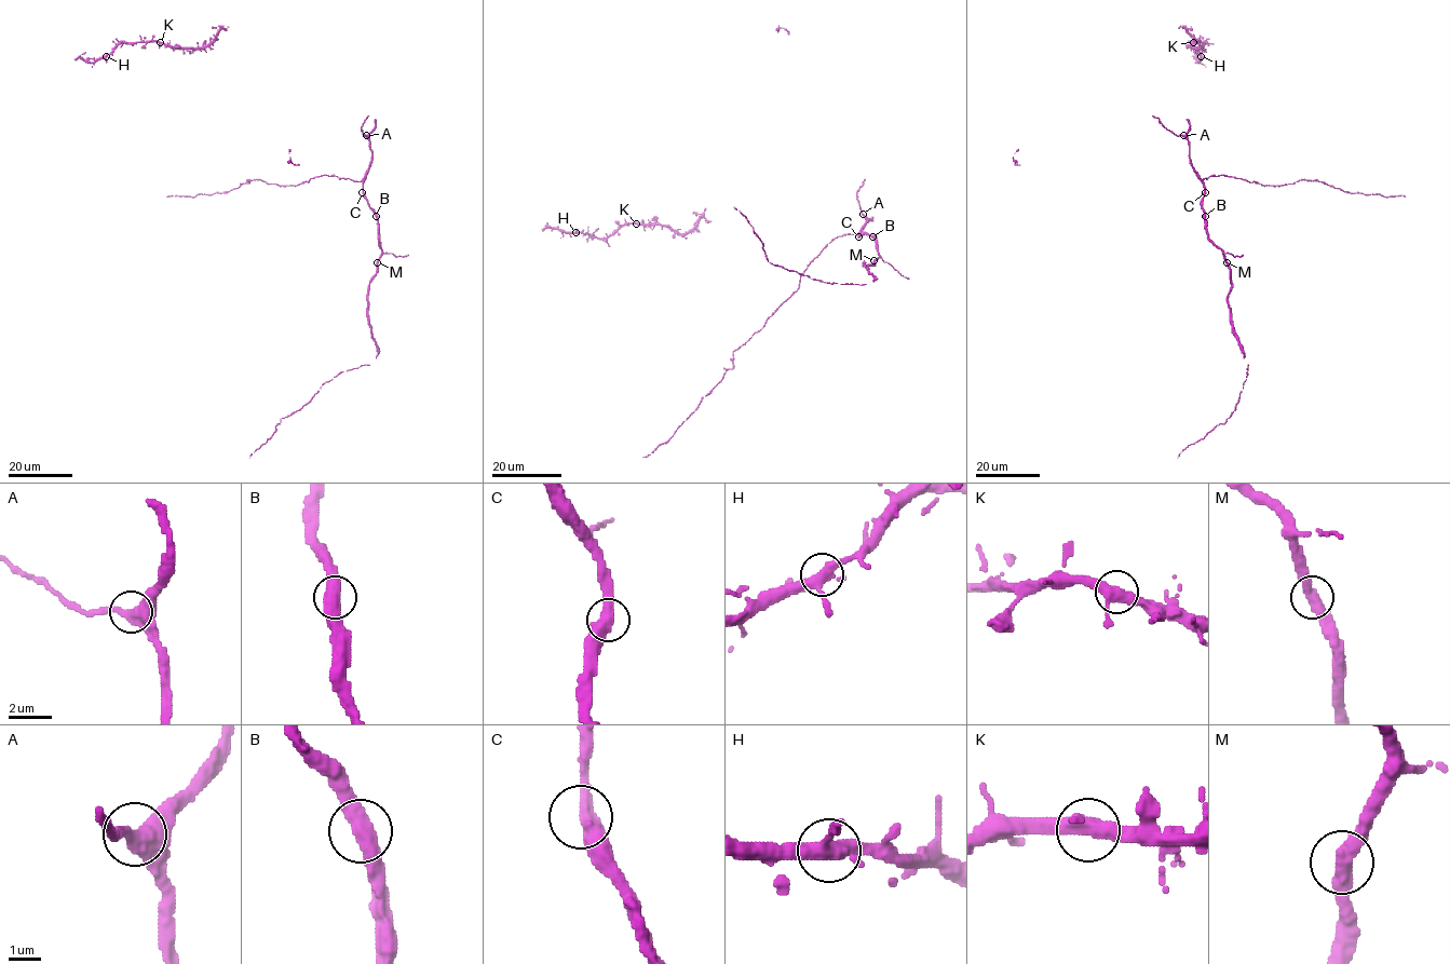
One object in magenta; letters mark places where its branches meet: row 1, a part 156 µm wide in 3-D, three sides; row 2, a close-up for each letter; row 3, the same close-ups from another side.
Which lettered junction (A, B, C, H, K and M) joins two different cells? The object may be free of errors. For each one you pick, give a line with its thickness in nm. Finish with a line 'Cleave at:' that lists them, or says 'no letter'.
Cleave at: no letter

